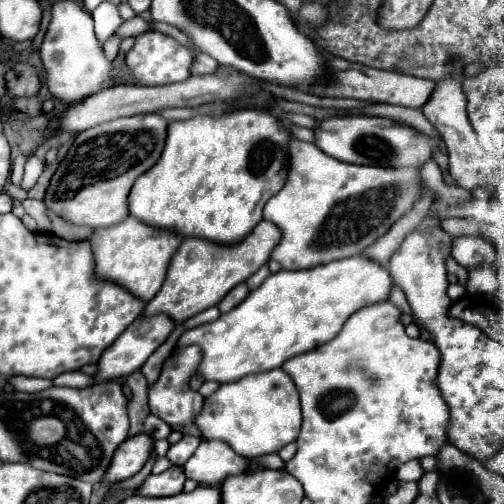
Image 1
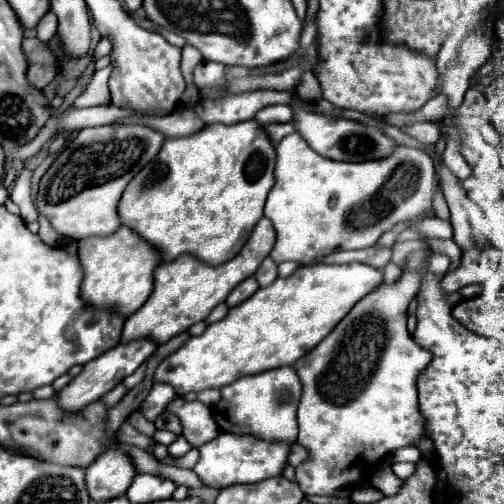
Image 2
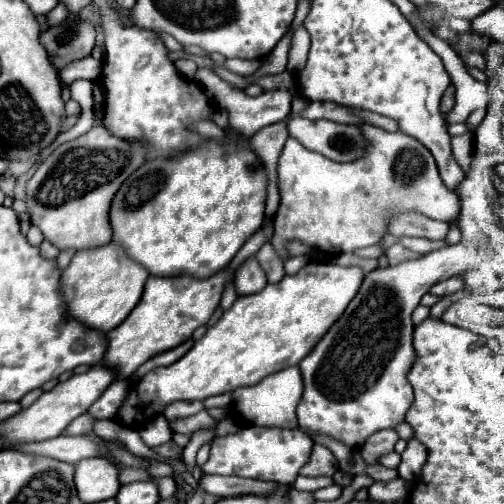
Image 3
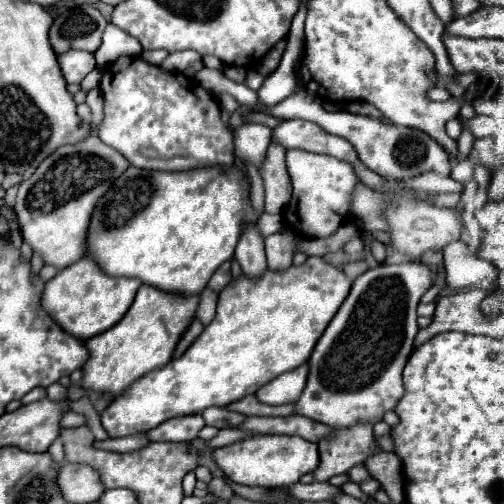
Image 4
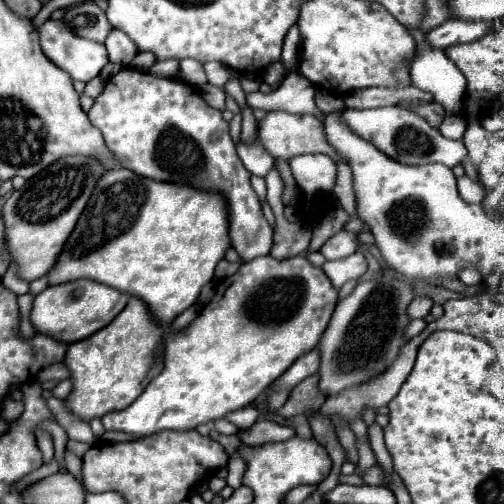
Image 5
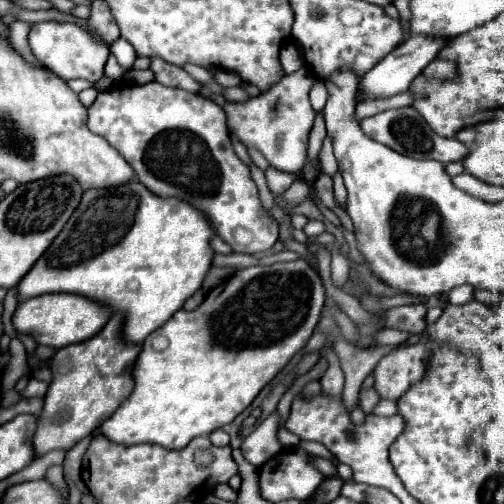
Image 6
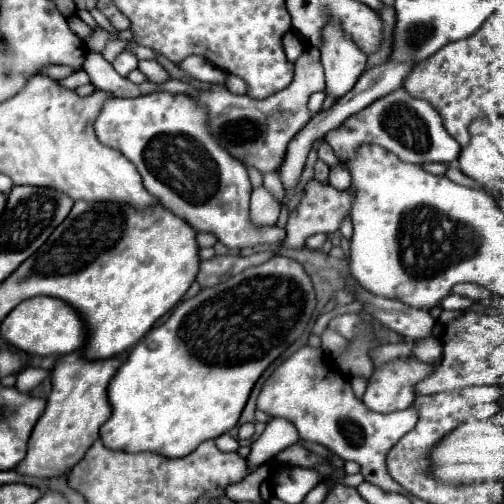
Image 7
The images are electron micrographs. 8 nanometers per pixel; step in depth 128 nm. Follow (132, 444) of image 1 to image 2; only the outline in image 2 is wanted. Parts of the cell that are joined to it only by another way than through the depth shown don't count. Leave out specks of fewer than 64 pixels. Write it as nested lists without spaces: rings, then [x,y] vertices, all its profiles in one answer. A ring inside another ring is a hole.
[[[110,448],[86,470],[88,492],[96,502],[122,496],[134,476],[136,468],[132,458],[118,448]]]

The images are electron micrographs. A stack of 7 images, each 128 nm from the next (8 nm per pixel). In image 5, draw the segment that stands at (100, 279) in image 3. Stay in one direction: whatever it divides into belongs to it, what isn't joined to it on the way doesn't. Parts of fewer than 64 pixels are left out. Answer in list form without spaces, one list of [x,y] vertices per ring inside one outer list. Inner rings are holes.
[[[72,280],[66,284],[54,284],[36,296],[30,320],[38,332],[72,344],[108,326],[124,310],[128,298],[130,296],[126,292],[120,292],[94,280]]]

